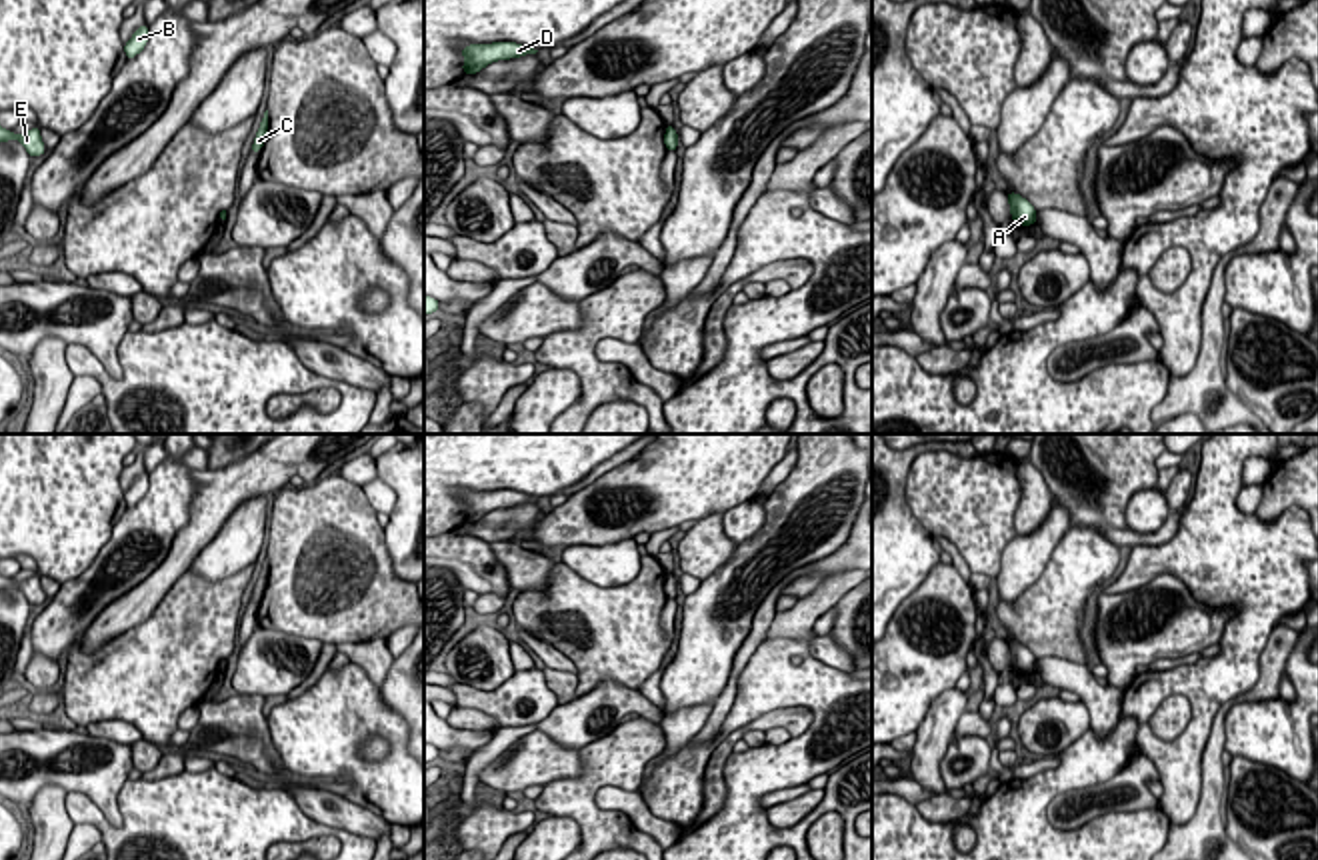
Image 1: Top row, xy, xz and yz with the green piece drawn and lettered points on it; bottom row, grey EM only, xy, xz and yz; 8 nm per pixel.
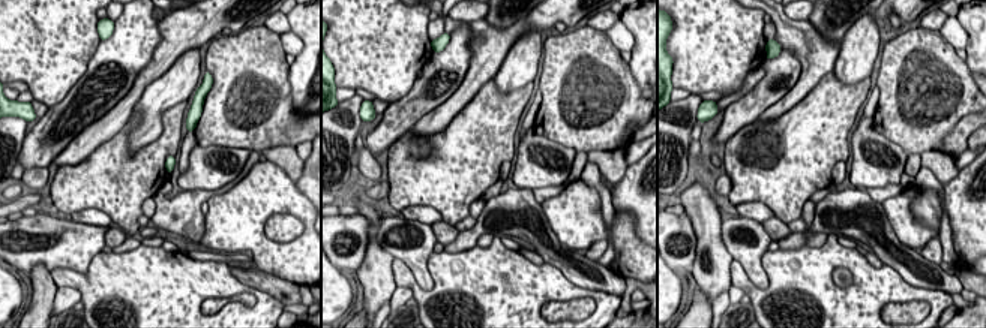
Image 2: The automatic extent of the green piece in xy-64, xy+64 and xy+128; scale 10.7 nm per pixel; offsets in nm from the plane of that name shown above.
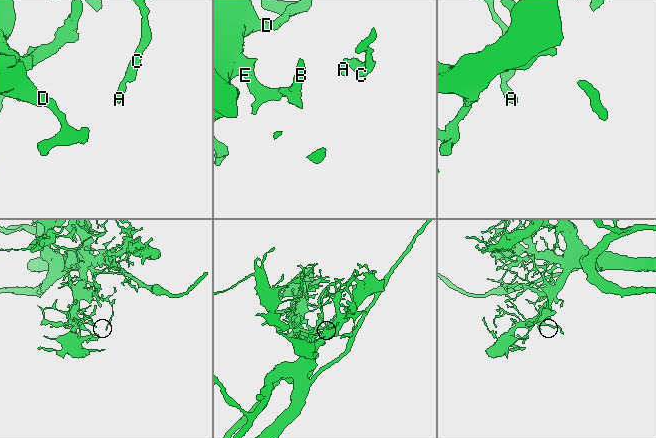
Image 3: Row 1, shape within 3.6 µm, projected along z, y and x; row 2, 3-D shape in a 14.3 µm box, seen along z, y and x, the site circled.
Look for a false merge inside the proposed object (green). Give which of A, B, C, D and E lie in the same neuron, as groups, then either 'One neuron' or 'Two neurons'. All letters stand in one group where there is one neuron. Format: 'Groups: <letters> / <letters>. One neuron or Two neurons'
Groups: A B C D E. One neuron

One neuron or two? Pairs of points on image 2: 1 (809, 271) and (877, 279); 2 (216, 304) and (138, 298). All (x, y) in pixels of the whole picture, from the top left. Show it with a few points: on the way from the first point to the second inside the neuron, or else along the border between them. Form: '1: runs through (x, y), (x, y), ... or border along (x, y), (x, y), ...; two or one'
1: runs through (826, 261), (853, 261), (860, 268); one
2: border along (237, 294), (207, 298), (200, 310); two

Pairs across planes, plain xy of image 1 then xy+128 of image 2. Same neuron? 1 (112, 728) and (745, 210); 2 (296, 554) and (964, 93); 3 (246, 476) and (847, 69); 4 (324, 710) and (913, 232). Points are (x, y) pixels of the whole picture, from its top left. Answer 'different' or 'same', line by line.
1: same
2: same
3: different
4: same

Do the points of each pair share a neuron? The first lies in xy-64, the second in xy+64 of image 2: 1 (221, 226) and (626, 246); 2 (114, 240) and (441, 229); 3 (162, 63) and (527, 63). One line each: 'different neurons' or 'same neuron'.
1: same neuron
2: same neuron
3: different neurons

